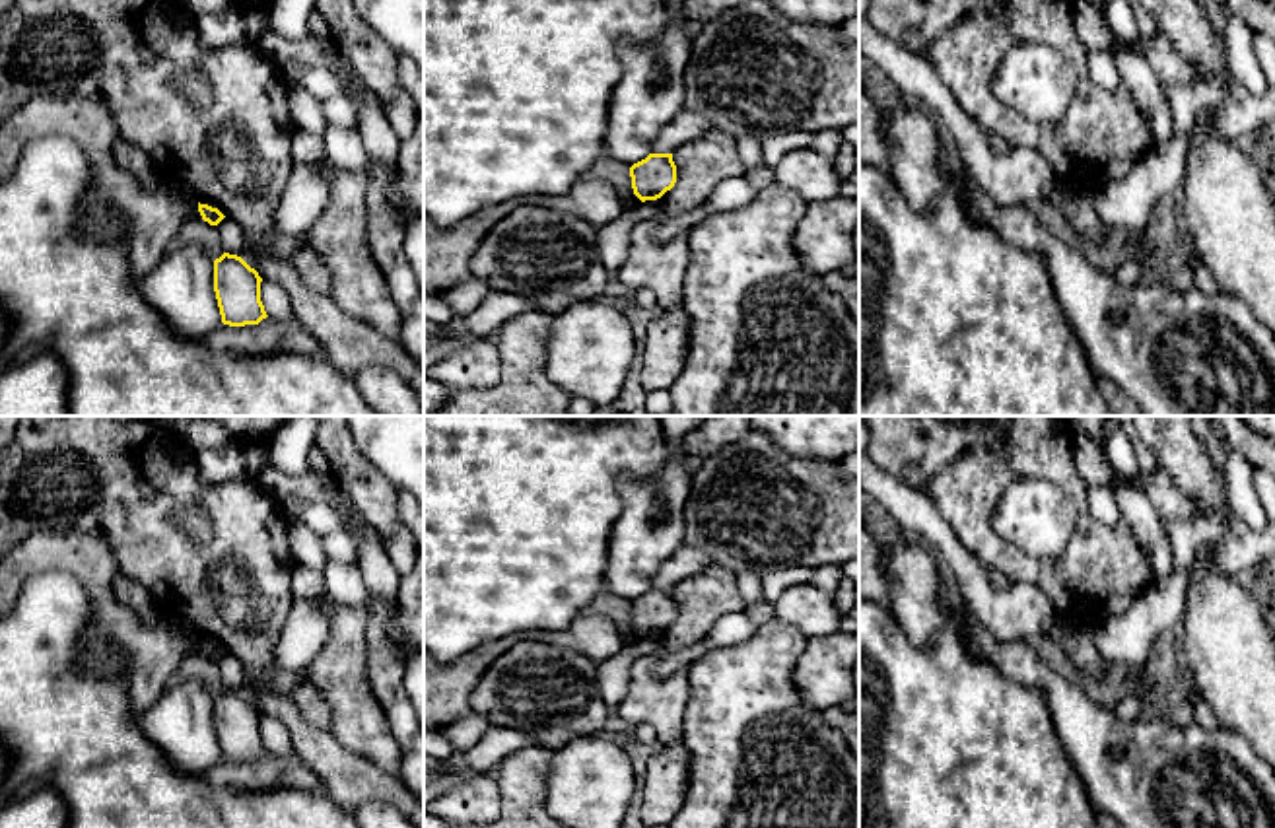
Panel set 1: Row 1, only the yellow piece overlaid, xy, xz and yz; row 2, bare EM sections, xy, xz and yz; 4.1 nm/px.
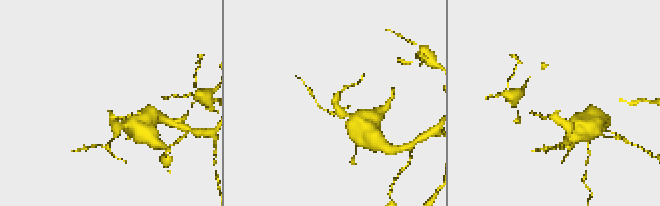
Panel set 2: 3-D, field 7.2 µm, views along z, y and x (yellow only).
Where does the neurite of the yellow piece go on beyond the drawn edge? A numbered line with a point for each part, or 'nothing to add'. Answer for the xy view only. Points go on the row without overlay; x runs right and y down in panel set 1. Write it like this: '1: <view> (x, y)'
nothing to add

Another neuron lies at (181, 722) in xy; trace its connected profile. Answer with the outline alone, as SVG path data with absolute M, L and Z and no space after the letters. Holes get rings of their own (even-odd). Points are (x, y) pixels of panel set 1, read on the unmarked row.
M200 680L171 684L138 717L138 725L179 772L206 777L224 760L214 727L214 696Z

